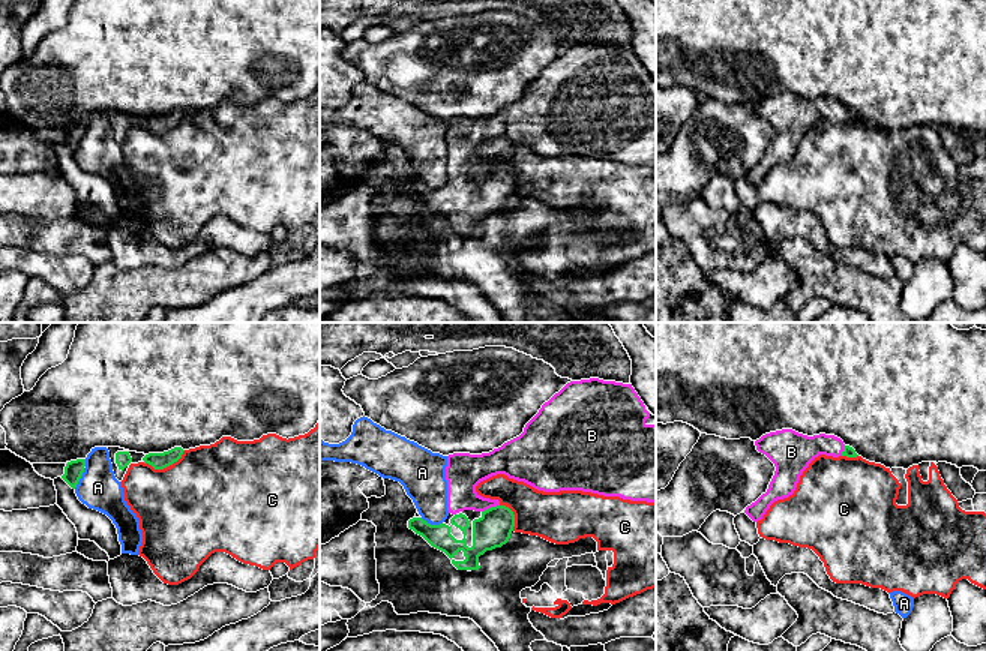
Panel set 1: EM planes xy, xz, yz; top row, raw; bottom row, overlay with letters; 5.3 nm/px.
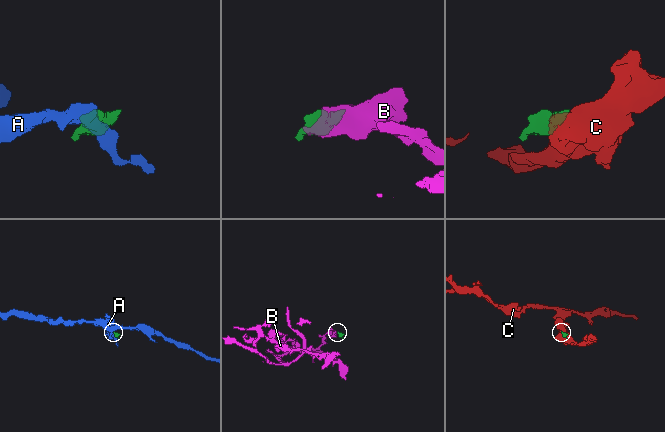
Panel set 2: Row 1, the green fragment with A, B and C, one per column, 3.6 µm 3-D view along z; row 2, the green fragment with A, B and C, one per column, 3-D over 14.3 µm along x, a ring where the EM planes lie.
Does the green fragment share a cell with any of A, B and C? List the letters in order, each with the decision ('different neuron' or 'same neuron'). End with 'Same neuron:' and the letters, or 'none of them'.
A: different neuron
B: same neuron
C: different neuron
Same neuron: B

